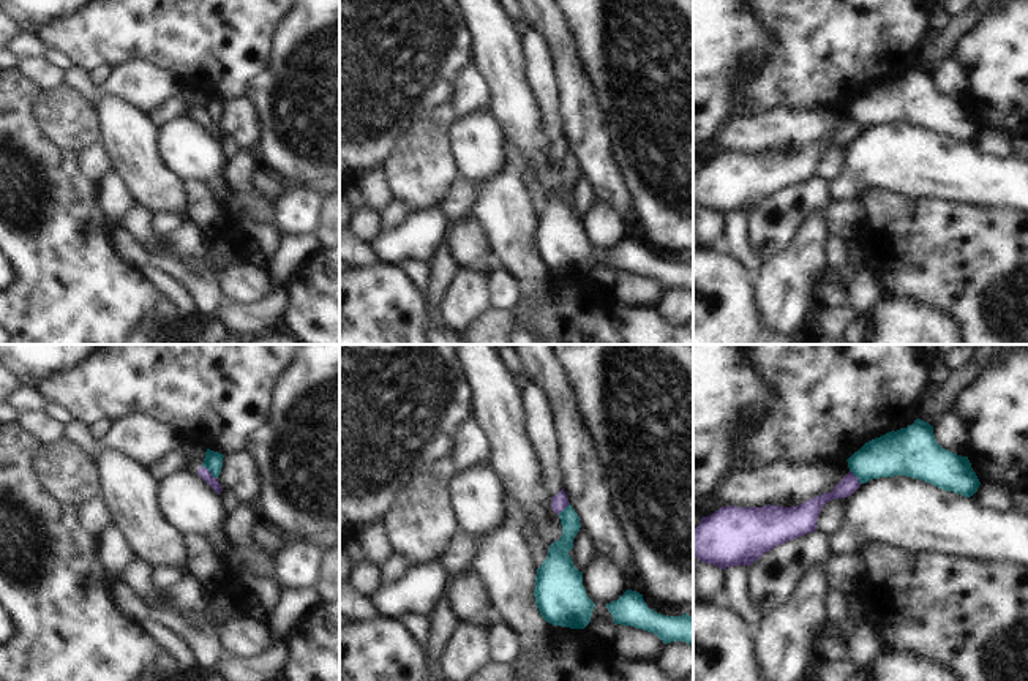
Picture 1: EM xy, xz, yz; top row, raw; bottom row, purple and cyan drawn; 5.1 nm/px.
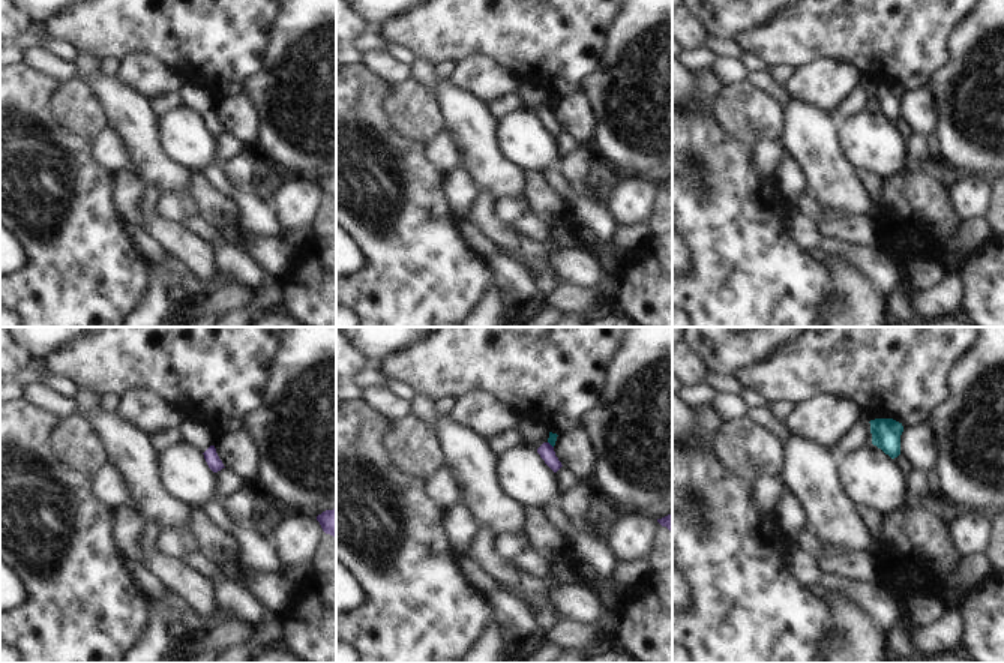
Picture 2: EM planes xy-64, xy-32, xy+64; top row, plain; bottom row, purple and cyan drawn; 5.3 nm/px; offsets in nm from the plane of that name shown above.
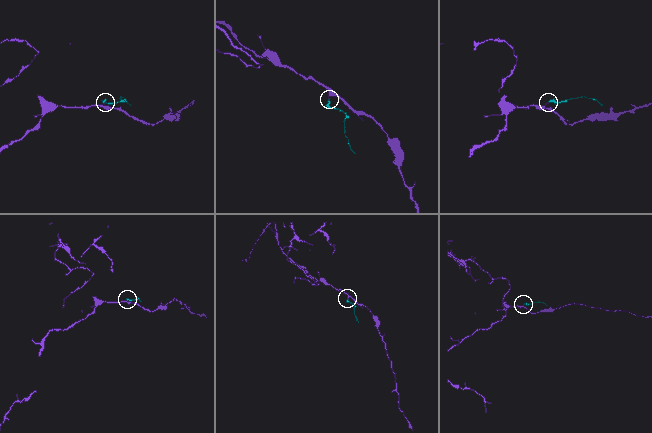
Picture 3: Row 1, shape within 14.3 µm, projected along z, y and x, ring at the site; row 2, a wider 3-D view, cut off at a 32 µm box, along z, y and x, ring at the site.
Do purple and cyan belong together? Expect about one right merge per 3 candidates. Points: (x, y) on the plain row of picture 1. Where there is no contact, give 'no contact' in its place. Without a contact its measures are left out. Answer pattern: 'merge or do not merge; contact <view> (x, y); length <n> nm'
do not merge; contact xy (210, 119); length 110 nm

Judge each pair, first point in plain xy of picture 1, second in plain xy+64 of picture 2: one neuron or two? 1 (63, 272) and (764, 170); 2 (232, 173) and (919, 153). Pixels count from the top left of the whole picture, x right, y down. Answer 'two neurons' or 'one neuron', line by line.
1: two neurons
2: one neuron

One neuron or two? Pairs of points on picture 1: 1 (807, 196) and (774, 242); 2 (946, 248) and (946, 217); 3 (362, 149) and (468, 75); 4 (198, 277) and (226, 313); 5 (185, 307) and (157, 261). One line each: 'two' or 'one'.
1: one
2: one
3: two
4: two
5: two

